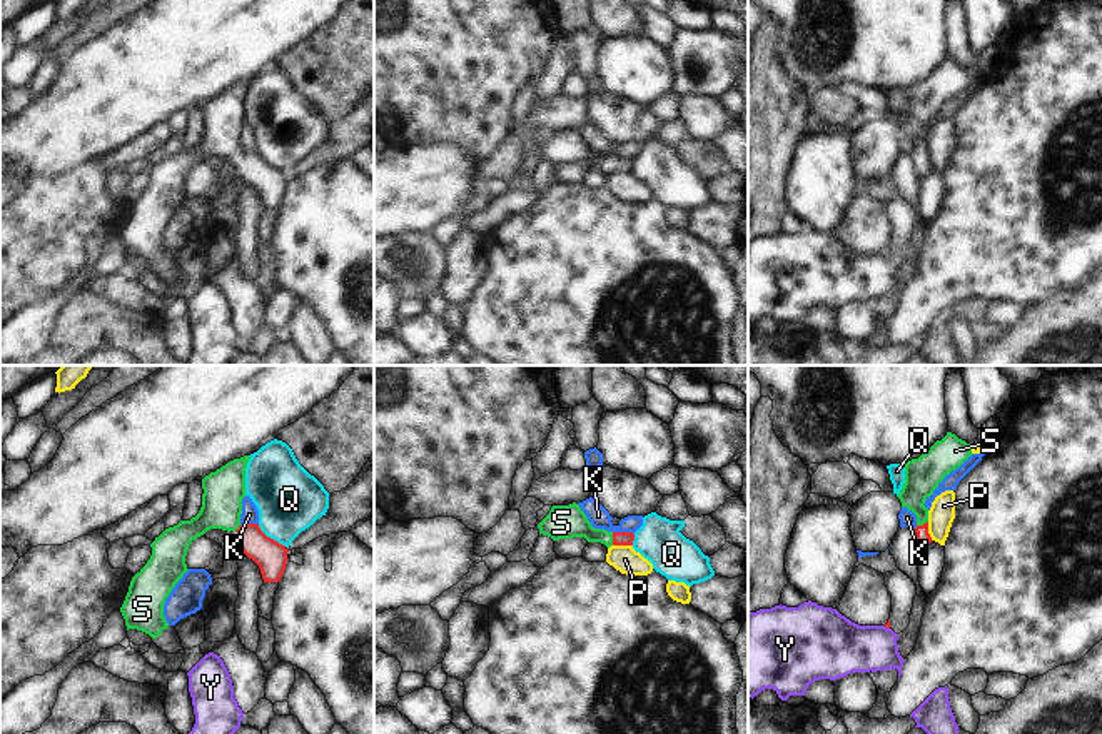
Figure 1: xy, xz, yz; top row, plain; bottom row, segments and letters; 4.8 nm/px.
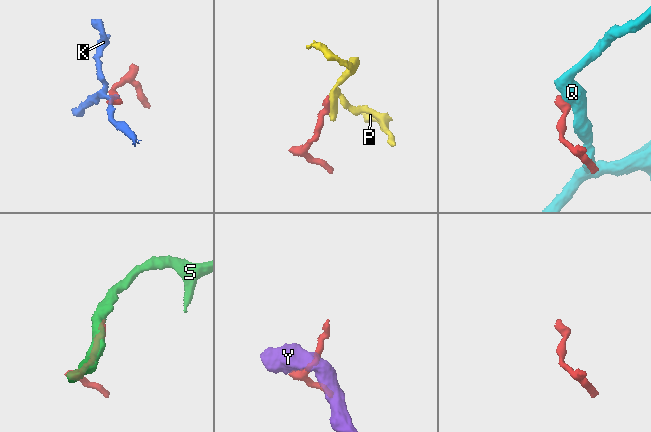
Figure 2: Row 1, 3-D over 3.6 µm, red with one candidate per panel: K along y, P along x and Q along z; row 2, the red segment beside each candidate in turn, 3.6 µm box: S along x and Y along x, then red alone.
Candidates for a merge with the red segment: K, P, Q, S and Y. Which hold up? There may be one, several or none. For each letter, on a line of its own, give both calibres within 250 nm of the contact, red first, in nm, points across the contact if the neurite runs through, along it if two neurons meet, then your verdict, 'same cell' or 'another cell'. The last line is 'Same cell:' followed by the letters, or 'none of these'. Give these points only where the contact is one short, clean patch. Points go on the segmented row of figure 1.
K: calibres 60 and 100 nm; border xz (613, 531), (630, 531), (633, 534); another cell
P: calibres 60 and 130 nm; border xz (613, 544), (631, 546); another cell
Q: calibres 150 and 320 nm; border xy (257, 524), (267, 536), (286, 546); another cell
S: calibres 60 and 160 nm; way xz (618, 537), (613, 539), (593, 536), (565, 521); same cell
Y: calibres 20 and 260 nm; border yz (884, 626), (889, 629); another cell
Same cell: S

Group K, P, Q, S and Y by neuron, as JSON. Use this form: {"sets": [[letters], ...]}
{"sets": [["K"], ["P"], ["Q"], ["S"], ["Y"]]}

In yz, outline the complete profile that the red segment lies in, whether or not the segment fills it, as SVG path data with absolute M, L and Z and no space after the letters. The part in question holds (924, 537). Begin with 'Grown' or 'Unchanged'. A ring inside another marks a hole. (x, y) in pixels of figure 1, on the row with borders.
Grown. M947 432L918 459L905 464L905 484L897 495L902 507L917 515L917 549L922 550L932 542L928 534L928 509L925 500L933 494L938 484L972 455L972 445Z

